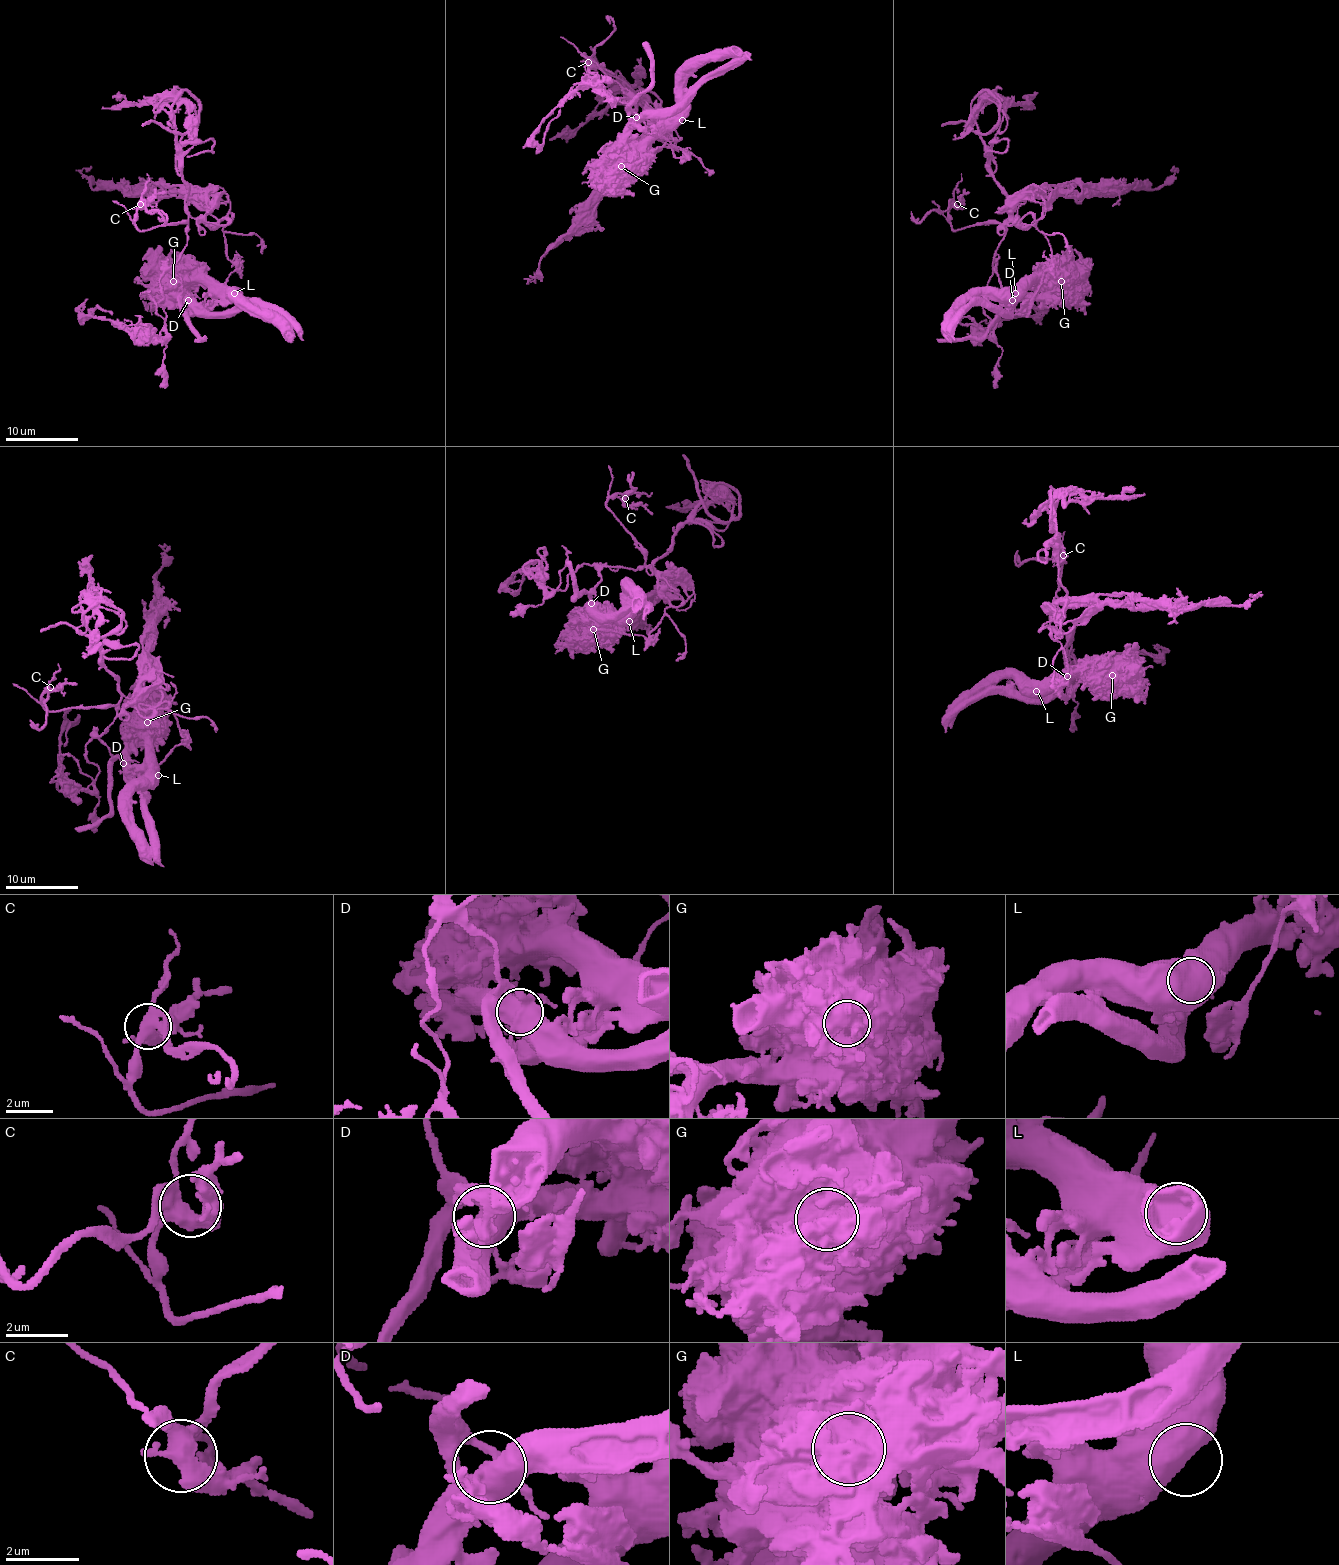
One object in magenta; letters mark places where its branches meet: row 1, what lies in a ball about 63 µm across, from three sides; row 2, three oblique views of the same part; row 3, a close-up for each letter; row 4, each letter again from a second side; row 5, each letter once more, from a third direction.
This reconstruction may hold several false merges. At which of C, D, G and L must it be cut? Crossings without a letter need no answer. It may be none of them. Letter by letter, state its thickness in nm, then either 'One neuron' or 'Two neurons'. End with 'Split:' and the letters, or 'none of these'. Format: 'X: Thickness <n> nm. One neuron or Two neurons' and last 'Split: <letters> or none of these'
C: Thickness 440 nm. One neuron
D: Thickness 500 nm. Two neurons
G: Thickness 1750 nm. Two neurons
L: Thickness 750 nm. One neuron
Split: D, G

